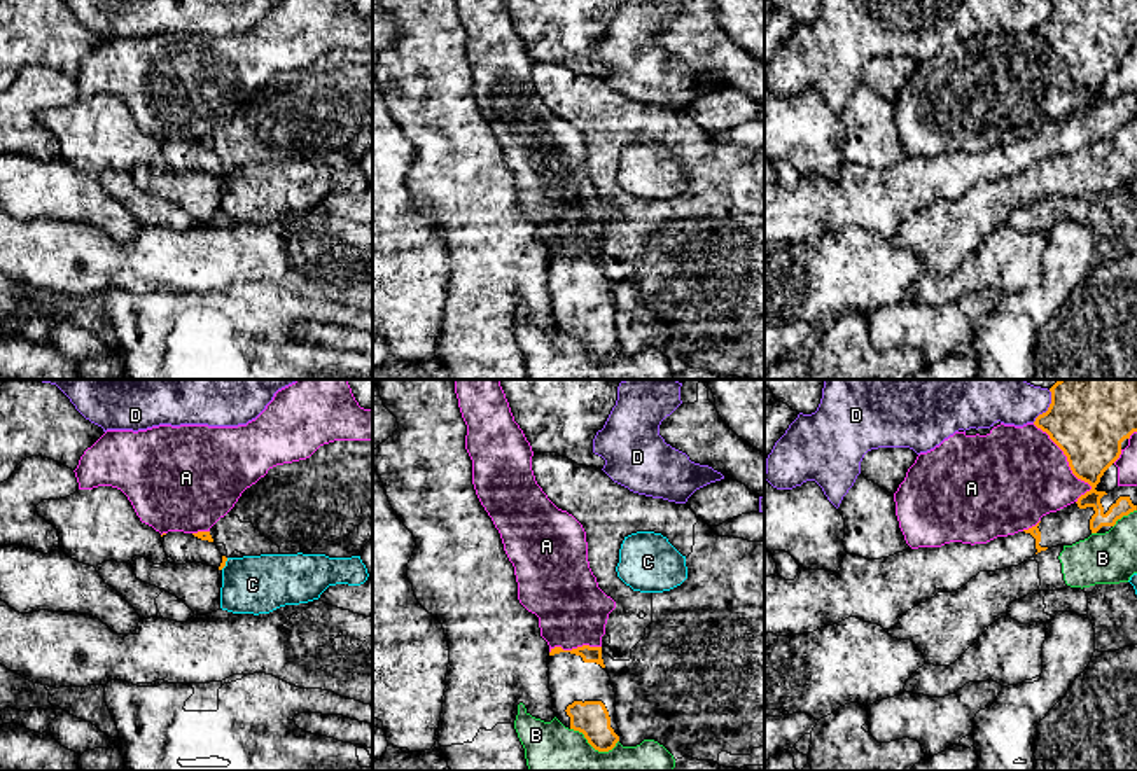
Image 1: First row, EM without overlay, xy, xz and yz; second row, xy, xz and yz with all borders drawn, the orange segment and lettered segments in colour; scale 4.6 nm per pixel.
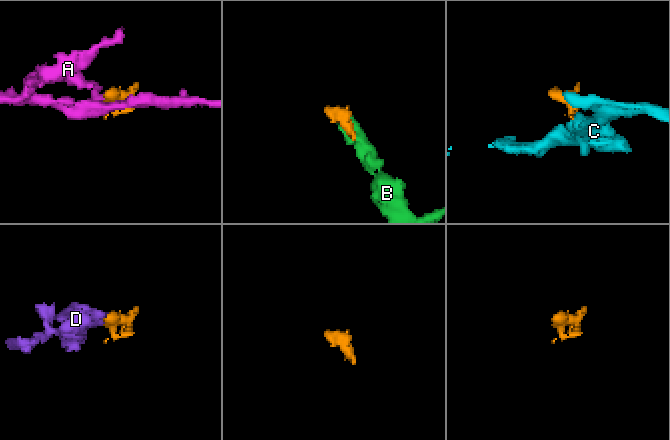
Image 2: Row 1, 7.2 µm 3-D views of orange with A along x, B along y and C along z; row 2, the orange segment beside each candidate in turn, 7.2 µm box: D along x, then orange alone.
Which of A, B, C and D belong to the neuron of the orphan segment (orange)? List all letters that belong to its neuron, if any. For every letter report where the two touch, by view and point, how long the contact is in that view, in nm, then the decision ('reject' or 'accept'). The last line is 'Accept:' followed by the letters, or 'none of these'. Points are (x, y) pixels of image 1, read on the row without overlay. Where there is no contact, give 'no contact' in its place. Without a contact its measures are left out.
A: meets orange in yz at (1069, 72); contact 420 nm long; reject
B: meets orange in xz at (593, 355); contact 240 nm long; reject
C: meets orange in xy at (224, 172); contact 70 nm long; reject
D: meets orange in yz at (1048, 16); contact 170 nm long; reject
Accept: none of these

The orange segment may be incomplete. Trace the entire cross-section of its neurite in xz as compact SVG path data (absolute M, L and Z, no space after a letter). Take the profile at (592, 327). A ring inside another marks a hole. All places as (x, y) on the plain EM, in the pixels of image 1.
M555 255L548 276L556 327L565 336L582 341L595 358L612 358L619 350L616 301L602 267L602 255Z

